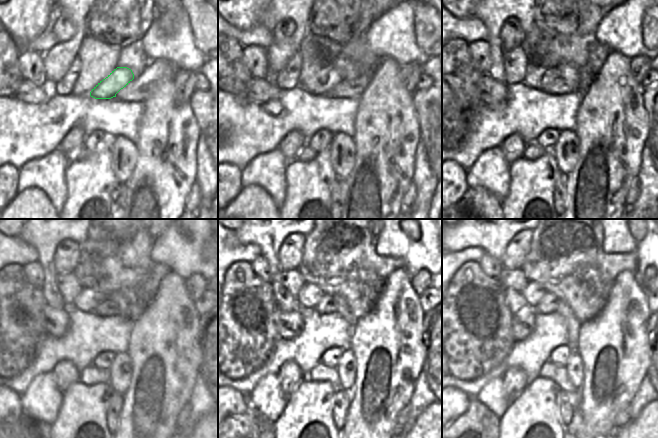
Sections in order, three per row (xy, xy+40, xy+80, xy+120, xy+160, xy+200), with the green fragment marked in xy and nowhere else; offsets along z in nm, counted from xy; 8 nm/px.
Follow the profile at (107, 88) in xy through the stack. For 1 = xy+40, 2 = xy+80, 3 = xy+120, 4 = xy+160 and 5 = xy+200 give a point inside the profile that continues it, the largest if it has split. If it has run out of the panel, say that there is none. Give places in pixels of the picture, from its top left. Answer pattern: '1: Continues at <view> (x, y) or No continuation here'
1: Continues at xy+40 (320, 83)
2: Continues at xy+80 (536, 77)
3: Continues at xy+120 (87, 300)
4: Continues at xy+160 (309, 296)
5: Continues at xy+200 (533, 293).

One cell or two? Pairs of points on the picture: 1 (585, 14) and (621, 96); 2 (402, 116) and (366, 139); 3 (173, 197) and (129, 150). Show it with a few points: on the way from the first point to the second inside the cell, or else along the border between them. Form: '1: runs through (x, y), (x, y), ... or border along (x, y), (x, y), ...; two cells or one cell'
1: border along (612, 51), (594, 81); two cells
2: runs through (393, 125), (379, 139), (375, 139); one cell
3: border along (135, 144), (137, 150), (136, 165), (126, 180); two cells

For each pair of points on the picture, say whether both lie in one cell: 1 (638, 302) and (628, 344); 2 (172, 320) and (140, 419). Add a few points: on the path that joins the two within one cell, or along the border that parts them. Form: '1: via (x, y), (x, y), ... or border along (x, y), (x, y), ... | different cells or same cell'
1: via (628, 312), (628, 334) | same cell
2: via (160, 345), (147, 358), (147, 394) | same cell

